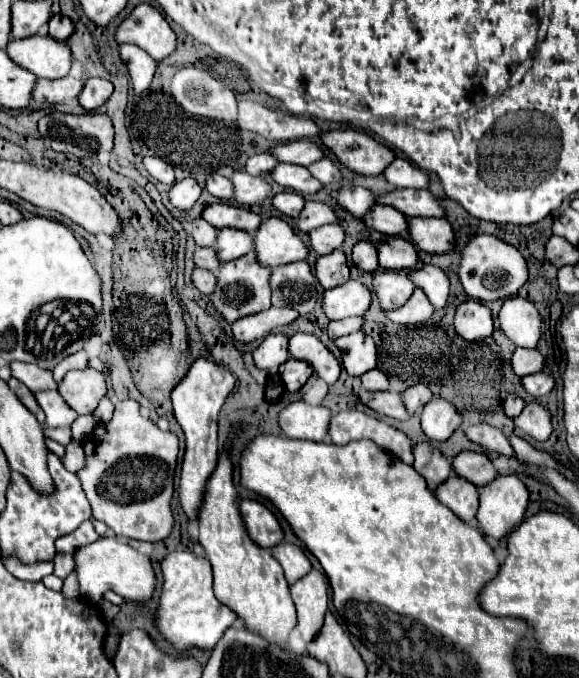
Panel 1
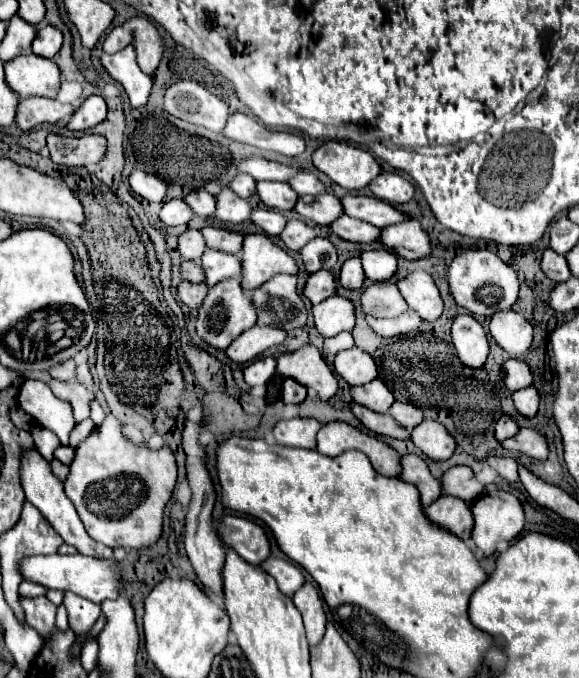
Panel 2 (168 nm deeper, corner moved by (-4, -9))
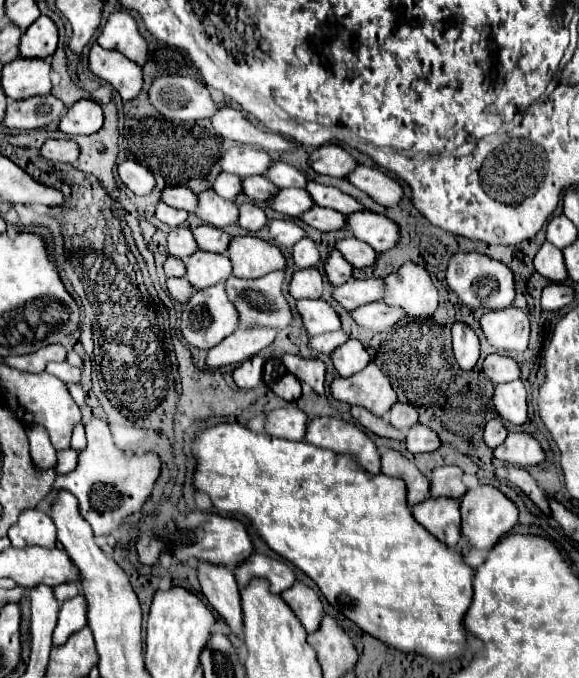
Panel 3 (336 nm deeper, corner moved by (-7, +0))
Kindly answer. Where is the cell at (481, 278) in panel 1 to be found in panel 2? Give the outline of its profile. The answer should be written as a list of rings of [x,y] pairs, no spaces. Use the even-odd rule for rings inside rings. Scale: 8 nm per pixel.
[[[470,248],[458,254],[448,270],[450,292],[458,306],[476,316],[492,316],[498,310],[510,310],[518,298],[518,276],[514,268],[500,260],[498,254],[484,248]]]

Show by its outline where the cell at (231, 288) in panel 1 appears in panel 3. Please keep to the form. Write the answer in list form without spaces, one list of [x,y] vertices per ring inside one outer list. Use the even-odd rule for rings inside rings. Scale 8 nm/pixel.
[[[221,283],[207,287],[207,289],[201,289],[195,295],[191,295],[191,299],[183,305],[183,313],[179,317],[179,331],[181,331],[183,339],[189,345],[193,345],[197,349],[205,349],[205,351],[215,347],[217,343],[221,343],[221,339],[231,335],[237,327],[239,327],[237,309],[227,299],[225,287]]]

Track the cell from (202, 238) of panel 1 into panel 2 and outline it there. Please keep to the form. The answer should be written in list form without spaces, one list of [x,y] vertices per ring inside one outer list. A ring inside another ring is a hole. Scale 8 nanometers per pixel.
[[[186,230],[180,238],[178,238],[178,252],[182,254],[182,260],[200,260],[200,256],[204,254],[206,244],[204,244],[204,236],[200,230]]]

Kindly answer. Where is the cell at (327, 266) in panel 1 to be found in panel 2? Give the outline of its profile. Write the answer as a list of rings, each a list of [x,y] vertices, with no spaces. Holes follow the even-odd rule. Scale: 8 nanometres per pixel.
[[[314,272],[310,274],[304,294],[310,298],[312,304],[320,304],[322,300],[330,298],[332,294],[336,294],[336,278],[334,274],[328,272]]]

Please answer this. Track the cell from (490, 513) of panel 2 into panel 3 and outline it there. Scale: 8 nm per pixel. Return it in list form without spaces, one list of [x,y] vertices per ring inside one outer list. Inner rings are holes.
[[[479,485],[477,489],[467,491],[459,501],[459,511],[461,511],[461,535],[467,537],[469,545],[483,551],[495,547],[497,541],[515,527],[519,517],[515,503],[511,503],[499,489],[491,485]]]

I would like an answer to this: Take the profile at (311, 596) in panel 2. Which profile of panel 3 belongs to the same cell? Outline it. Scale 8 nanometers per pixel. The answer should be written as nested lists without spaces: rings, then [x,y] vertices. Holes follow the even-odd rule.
[[[295,583],[287,591],[283,591],[281,597],[291,607],[291,611],[297,615],[297,619],[301,621],[305,631],[311,633],[311,631],[319,629],[323,605],[311,587],[307,587],[305,583]]]

